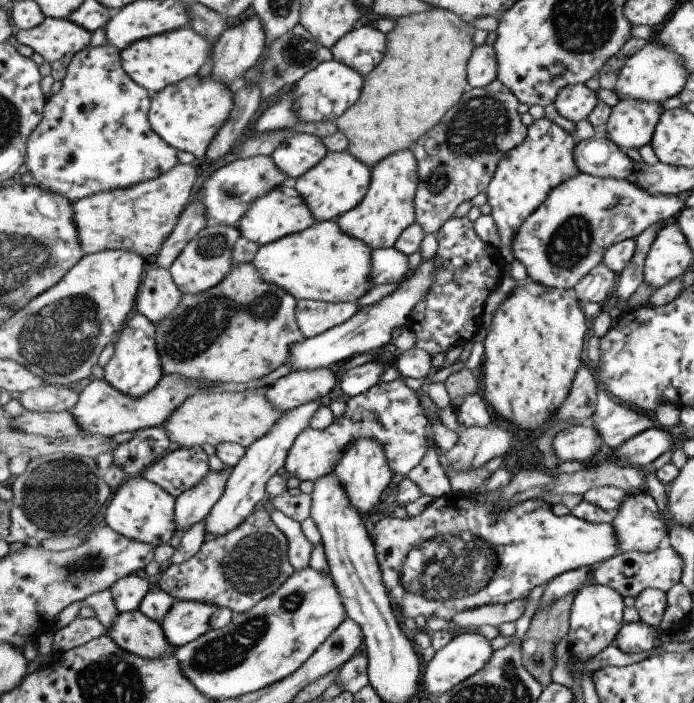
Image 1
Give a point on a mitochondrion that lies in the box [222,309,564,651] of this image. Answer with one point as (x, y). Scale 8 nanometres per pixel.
(453, 564)

